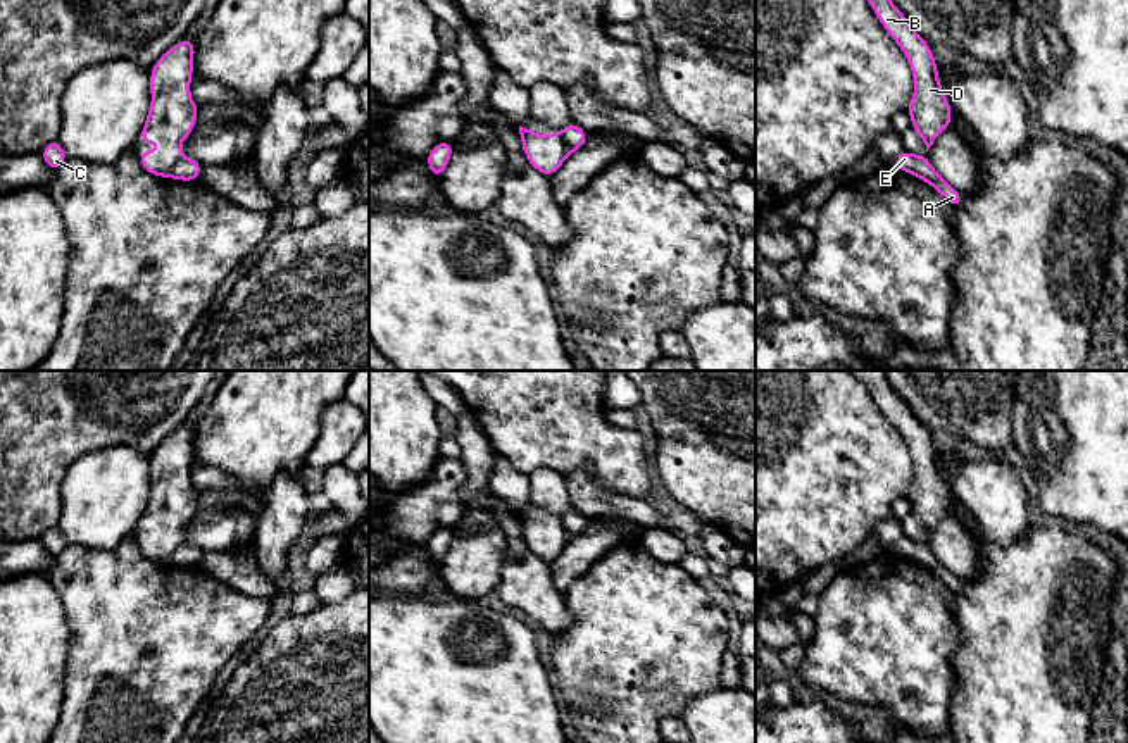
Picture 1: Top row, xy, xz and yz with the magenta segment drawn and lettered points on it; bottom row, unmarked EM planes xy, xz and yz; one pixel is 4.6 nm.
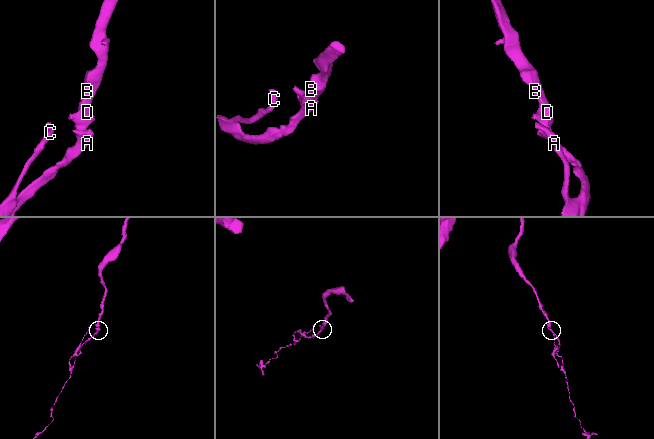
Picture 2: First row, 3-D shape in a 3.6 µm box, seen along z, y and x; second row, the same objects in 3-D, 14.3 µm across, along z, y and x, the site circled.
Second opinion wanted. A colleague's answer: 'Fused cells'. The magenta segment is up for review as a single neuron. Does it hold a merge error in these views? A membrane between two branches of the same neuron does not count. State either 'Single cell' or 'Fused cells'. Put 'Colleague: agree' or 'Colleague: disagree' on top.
Colleague: agree
Fused cells

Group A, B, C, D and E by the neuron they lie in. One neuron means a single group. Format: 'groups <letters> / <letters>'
groups A E / B C D

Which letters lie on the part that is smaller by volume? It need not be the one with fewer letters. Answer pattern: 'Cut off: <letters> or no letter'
Cut off: A, E

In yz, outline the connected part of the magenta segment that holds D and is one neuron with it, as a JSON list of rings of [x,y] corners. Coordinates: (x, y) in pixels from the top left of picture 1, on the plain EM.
[[[849,371],[862,381],[880,410],[904,438],[914,464],[914,481],[907,491],[914,517],[928,534],[937,522],[952,510],[952,496],[938,467],[938,453],[931,433],[909,410],[907,403],[893,391],[885,371]]]

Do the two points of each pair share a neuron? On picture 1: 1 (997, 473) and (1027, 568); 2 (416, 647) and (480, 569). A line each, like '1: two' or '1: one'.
1: two
2: two

